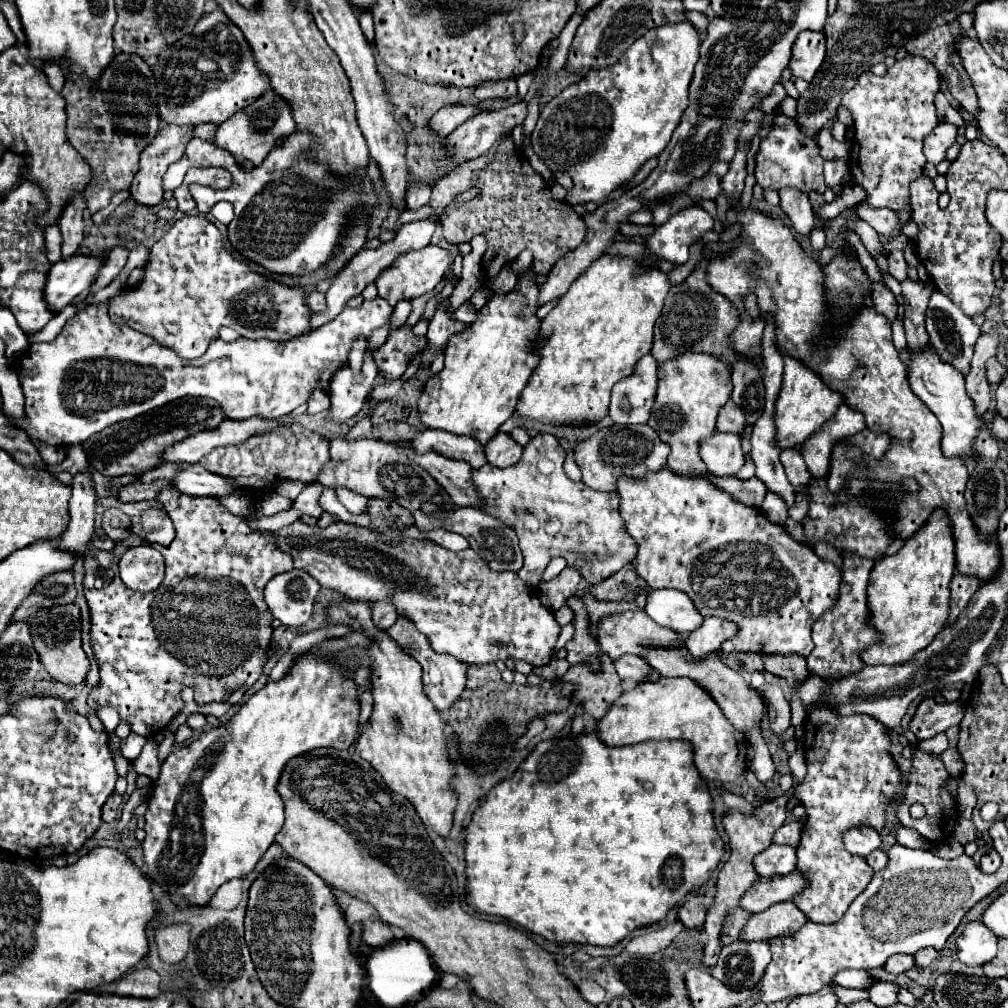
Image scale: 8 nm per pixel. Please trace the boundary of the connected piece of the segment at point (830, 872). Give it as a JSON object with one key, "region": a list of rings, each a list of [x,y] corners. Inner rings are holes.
{"region":[[[816,707],[808,713],[804,727],[808,773],[794,787],[794,797],[804,805],[808,819],[802,829],[802,841],[796,847],[798,873],[776,879],[756,879],[742,895],[740,907],[754,915],[774,903],[792,899],[810,921],[836,923],[846,913],[846,907],[868,887],[874,875],[864,857],[844,849],[842,835],[850,827],[862,823],[874,829],[884,827],[884,809],[888,801],[896,797],[902,775],[890,755],[886,727],[868,715],[838,717],[830,707]],[[800,873],[806,877],[806,887]]]}

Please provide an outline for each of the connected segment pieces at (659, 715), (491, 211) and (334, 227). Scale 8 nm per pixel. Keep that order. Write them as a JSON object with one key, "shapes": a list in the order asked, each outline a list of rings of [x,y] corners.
{"shapes":[[[[662,677],[656,683],[638,683],[632,691],[622,693],[598,721],[598,739],[608,747],[624,747],[650,739],[684,739],[692,743],[696,769],[710,781],[736,781],[746,771],[744,737],[728,723],[710,695],[690,679]]],[[[508,133],[508,139],[502,145],[496,147],[494,161],[490,165],[486,165],[484,169],[472,173],[472,187],[480,189],[480,193],[472,201],[466,201],[466,203],[452,201],[450,205],[446,205],[444,211],[442,211],[442,215],[440,215],[440,225],[444,229],[442,237],[448,243],[470,243],[474,235],[480,235],[480,233],[486,235],[488,249],[482,255],[482,267],[484,267],[486,279],[494,279],[524,249],[530,249],[534,253],[534,271],[536,271],[536,275],[548,275],[550,269],[554,267],[554,263],[560,257],[564,257],[568,251],[576,249],[584,241],[586,223],[574,213],[572,205],[552,201],[550,185],[546,185],[546,181],[542,179],[542,175],[536,173],[530,167],[528,157],[514,145],[510,133]]],[[[290,135],[288,143],[272,149],[258,169],[242,171],[232,155],[216,149],[212,141],[194,137],[186,145],[180,161],[172,163],[164,173],[164,189],[174,191],[180,187],[184,173],[190,167],[224,167],[232,175],[232,185],[228,189],[216,191],[198,183],[190,185],[198,211],[210,213],[218,201],[230,201],[234,205],[234,219],[228,225],[232,247],[248,261],[262,265],[274,275],[302,277],[328,263],[332,251],[336,251],[336,241],[340,241],[348,223],[348,213],[356,211],[356,207],[364,207],[370,213],[376,205],[376,195],[372,193],[368,177],[360,179],[360,183],[352,183],[350,187],[340,183],[340,179],[332,179],[324,167],[296,159],[296,151],[300,151],[300,147],[308,147],[308,137]]]]}

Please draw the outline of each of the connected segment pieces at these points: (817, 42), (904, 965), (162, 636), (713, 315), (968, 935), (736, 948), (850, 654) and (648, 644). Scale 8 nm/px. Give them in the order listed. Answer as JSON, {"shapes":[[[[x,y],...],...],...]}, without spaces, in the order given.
{"shapes":[[[[804,31],[792,45],[792,59],[788,69],[794,77],[812,81],[826,55],[826,37],[822,31]]],[[[892,955],[892,957],[884,963],[884,969],[890,971],[890,973],[894,973],[894,975],[898,975],[898,973],[908,971],[908,969],[912,967],[912,963],[914,963],[912,955]]],[[[164,487],[158,493],[156,501],[164,507],[164,511],[168,513],[168,517],[172,519],[174,529],[176,529],[176,539],[168,547],[152,545],[152,547],[156,547],[164,555],[164,561],[166,561],[166,579],[160,583],[160,587],[156,591],[152,591],[152,593],[138,593],[138,591],[132,591],[132,589],[124,587],[124,583],[122,583],[122,579],[118,575],[118,563],[112,561],[112,555],[108,551],[88,549],[86,557],[84,557],[84,597],[86,597],[88,609],[90,609],[90,625],[92,625],[90,627],[90,645],[92,645],[98,669],[100,669],[100,683],[88,693],[88,705],[92,709],[98,709],[102,705],[116,707],[120,717],[130,723],[132,731],[142,735],[142,737],[152,737],[152,735],[164,731],[168,727],[168,723],[172,721],[172,717],[182,711],[182,707],[184,707],[182,689],[184,687],[192,687],[194,689],[194,701],[198,705],[206,705],[206,703],[212,703],[212,701],[222,701],[226,693],[232,693],[240,685],[252,687],[258,681],[258,677],[262,673],[262,667],[268,661],[266,653],[268,653],[268,645],[270,645],[270,637],[272,637],[272,627],[270,627],[272,615],[270,615],[270,611],[268,611],[268,607],[264,603],[264,595],[262,593],[264,593],[266,583],[274,575],[292,569],[290,555],[284,555],[276,547],[276,543],[274,543],[270,533],[252,531],[244,517],[232,515],[224,505],[220,505],[218,499],[214,499],[214,497],[194,497],[194,495],[186,495],[186,493],[178,491],[176,487]]],[[[700,259],[698,267],[690,273],[690,277],[682,285],[672,285],[662,309],[662,315],[656,323],[654,331],[654,347],[652,355],[658,363],[664,359],[682,355],[684,351],[696,351],[696,353],[708,353],[714,357],[724,357],[728,361],[736,359],[736,351],[728,349],[728,335],[734,331],[736,323],[740,323],[740,311],[732,309],[732,305],[722,299],[720,293],[712,291],[704,279],[704,265],[708,259]]],[[[970,921],[962,935],[956,941],[958,945],[958,959],[968,967],[980,967],[988,963],[988,959],[994,959],[998,937],[982,923],[982,921]]],[[[736,941],[722,947],[718,963],[712,967],[710,975],[732,991],[744,991],[754,987],[762,979],[768,959],[770,947],[766,941]]],[[[842,551],[842,581],[838,601],[832,609],[828,609],[814,625],[812,625],[812,641],[814,651],[806,657],[808,671],[816,675],[850,675],[864,667],[862,659],[858,657],[860,651],[868,649],[870,645],[878,643],[878,633],[868,625],[868,605],[866,605],[866,587],[870,569],[874,565],[872,559],[852,555],[850,551]]],[[[642,609],[606,615],[598,621],[598,643],[610,659],[624,653],[642,655],[646,649],[682,643],[678,633],[656,625]]]]}

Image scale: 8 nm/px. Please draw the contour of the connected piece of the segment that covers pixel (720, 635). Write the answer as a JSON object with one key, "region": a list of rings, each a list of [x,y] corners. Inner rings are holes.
{"region":[[[706,617],[704,623],[686,637],[686,647],[692,655],[704,657],[708,653],[720,651],[724,639],[730,639],[736,633],[736,623],[728,623],[724,619]]]}

